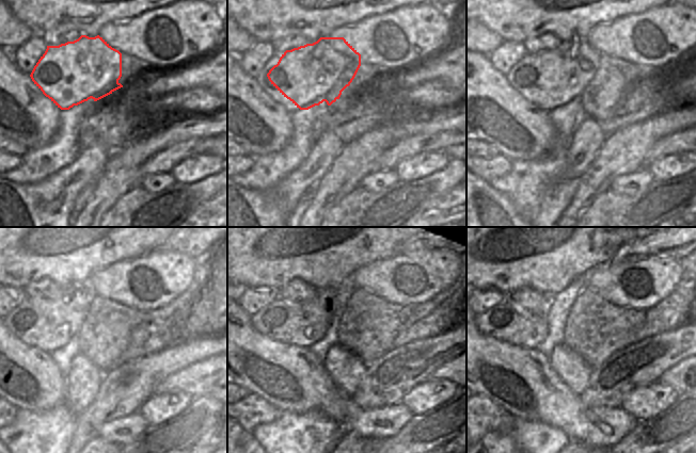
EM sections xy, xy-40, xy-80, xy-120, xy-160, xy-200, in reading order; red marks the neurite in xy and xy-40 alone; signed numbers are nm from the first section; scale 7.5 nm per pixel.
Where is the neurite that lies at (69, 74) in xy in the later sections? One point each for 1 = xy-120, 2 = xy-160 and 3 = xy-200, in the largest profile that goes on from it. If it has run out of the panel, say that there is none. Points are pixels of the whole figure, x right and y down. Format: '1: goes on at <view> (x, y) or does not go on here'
1: goes on at xy-120 (66, 321)
2: goes on at xy-160 (302, 323)
3: goes on at xy-200 (508, 321)

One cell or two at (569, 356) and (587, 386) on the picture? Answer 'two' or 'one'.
one

